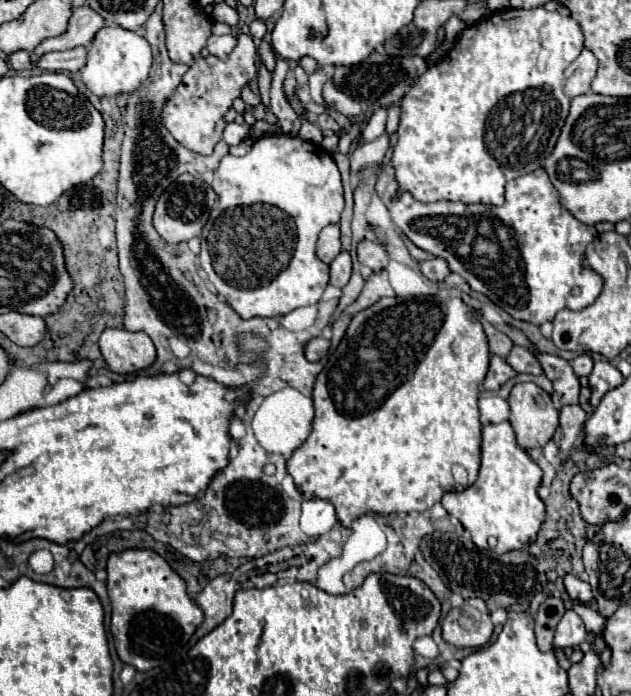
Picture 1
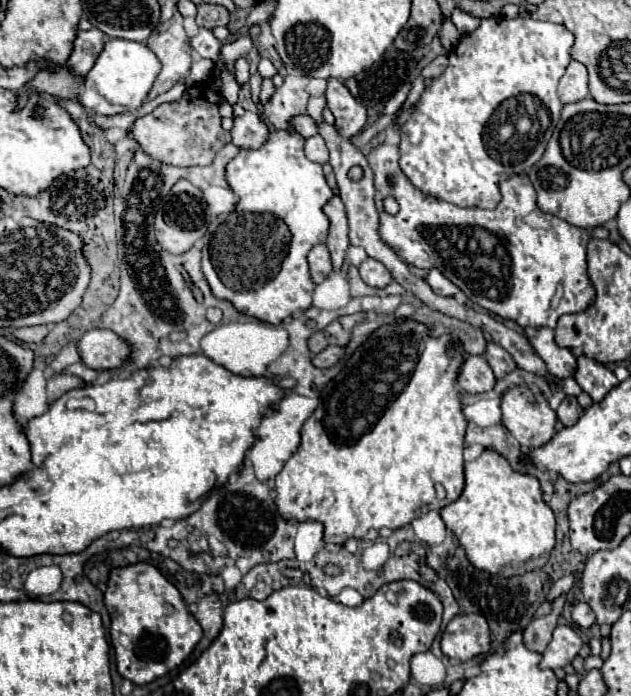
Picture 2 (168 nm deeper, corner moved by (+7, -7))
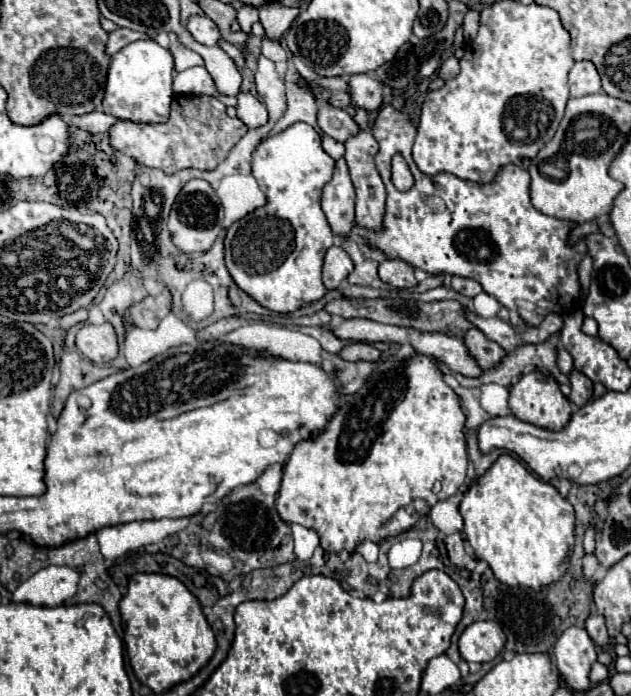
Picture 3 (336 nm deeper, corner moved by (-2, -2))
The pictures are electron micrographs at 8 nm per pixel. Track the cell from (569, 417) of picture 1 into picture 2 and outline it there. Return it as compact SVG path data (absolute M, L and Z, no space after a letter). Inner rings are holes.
M566 396L566 398L560 402L558 410L556 410L558 420L562 422L562 426L572 426L572 424L580 418L580 412L582 412L582 408L580 408L576 396Z

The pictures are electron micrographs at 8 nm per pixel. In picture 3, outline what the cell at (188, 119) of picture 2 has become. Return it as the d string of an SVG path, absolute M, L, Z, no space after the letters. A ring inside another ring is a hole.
M177 95L171 103L171 113L165 123L135 123L119 121L111 127L111 145L147 167L175 173L179 169L215 169L231 151L231 147L247 133L247 125L227 115L227 107L209 95Z

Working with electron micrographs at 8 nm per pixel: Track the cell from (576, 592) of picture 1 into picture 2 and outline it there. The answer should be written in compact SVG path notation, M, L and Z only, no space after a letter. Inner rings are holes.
M578 602L578 604L572 608L572 618L574 618L574 622L576 622L580 628L586 628L586 630L596 622L594 612L592 612L592 608L590 608L586 602Z

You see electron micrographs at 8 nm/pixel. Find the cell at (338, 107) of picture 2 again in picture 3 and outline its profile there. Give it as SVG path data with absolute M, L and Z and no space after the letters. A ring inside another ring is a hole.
M351 75L347 93L351 95L351 105L355 109L373 113L381 107L383 85L379 85L379 81L375 81L371 75Z

